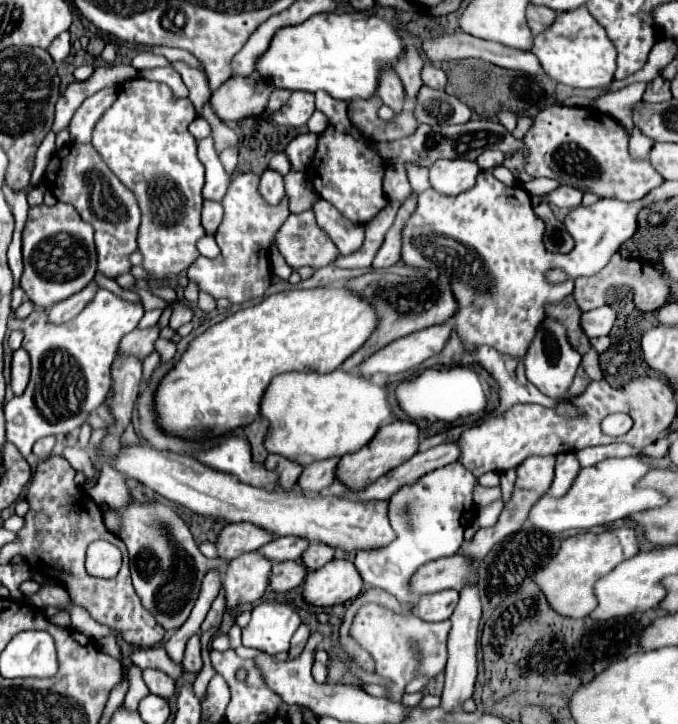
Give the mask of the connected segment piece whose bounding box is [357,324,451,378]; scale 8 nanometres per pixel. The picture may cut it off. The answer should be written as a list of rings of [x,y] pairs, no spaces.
[[[447,324],[429,326],[425,330],[413,332],[373,352],[369,358],[365,358],[365,362],[361,362],[357,370],[361,376],[367,378],[377,372],[393,376],[409,368],[417,368],[423,360],[441,352],[441,348],[445,346],[445,340],[449,338],[449,332],[451,332],[451,326]]]

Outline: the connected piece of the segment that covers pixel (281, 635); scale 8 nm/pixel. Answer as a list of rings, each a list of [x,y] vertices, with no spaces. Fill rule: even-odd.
[[[259,602],[251,622],[243,628],[243,646],[259,648],[270,655],[289,650],[289,640],[299,628],[295,608],[281,602]]]

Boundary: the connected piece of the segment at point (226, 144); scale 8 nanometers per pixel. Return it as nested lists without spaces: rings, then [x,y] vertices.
[[[205,104],[203,108],[203,118],[209,120],[211,128],[213,128],[213,144],[215,144],[215,150],[217,154],[223,152],[225,148],[231,148],[231,146],[237,146],[237,134],[233,130],[229,130],[229,126],[225,126],[225,122],[221,122],[215,112],[211,110],[209,104]]]

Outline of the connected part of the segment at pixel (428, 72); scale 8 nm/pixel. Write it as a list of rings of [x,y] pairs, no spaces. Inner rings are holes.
[[[425,64],[423,70],[421,70],[421,78],[423,78],[423,84],[425,86],[431,86],[431,88],[445,88],[447,84],[447,76],[441,68],[433,66],[433,64]]]

